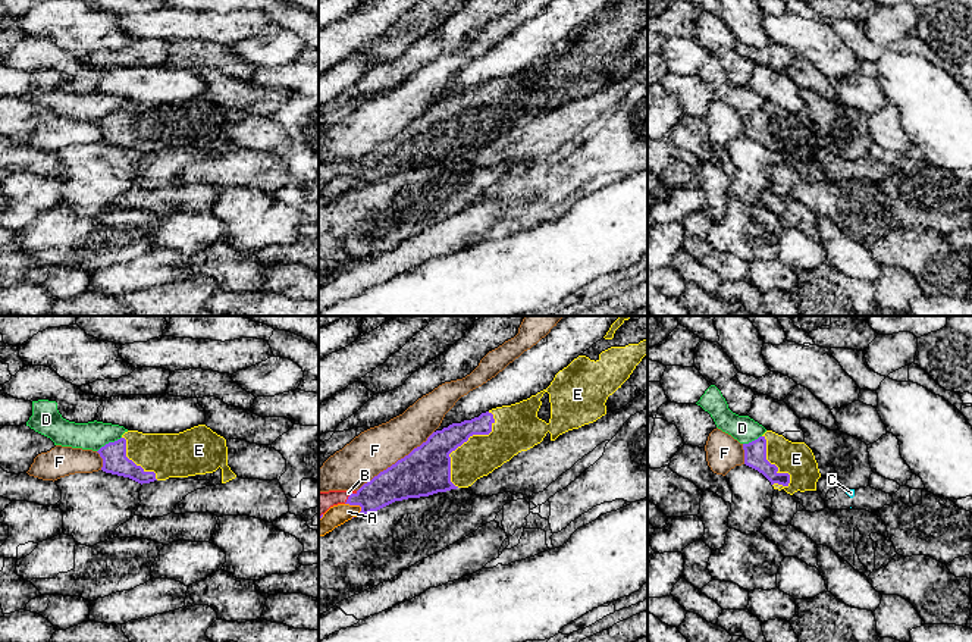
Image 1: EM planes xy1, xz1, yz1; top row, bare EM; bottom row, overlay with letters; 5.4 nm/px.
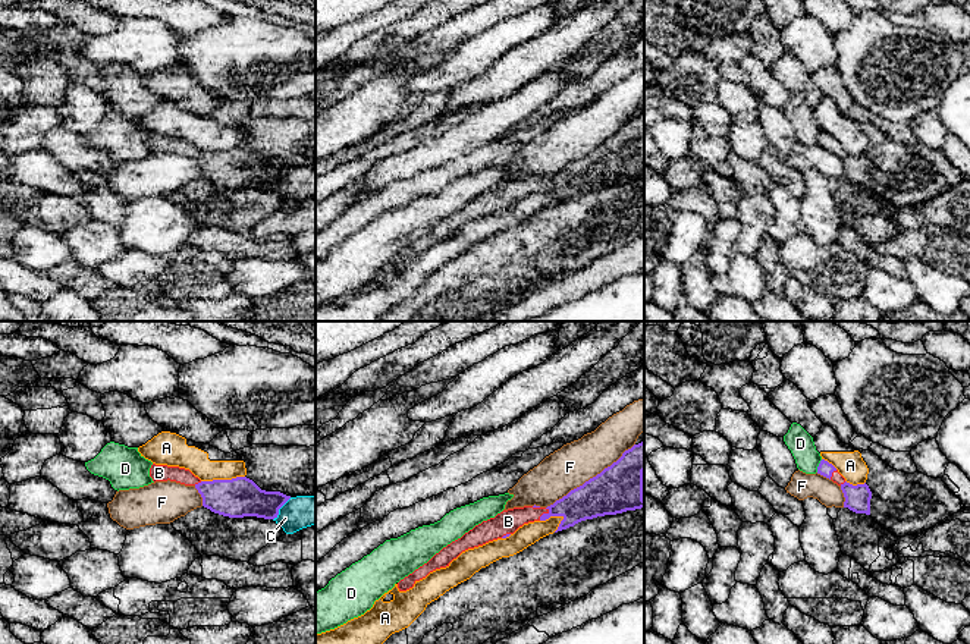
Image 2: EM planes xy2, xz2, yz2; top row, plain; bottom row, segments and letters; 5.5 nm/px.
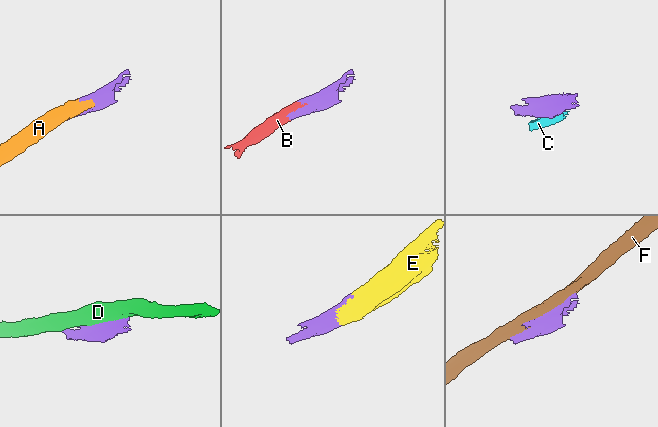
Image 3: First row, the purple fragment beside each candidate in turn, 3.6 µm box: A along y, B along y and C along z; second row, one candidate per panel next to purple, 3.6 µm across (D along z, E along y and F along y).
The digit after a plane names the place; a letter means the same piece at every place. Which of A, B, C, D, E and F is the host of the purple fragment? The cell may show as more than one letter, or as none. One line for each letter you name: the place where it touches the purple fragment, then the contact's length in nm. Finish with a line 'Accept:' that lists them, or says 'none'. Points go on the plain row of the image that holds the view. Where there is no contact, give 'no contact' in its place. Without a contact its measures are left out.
B: meets purple in xz2 at (543, 185); contact 90 nm long
E: meets purple in xz1 at (463, 113); contact 460 nm long
Accept: B, E

